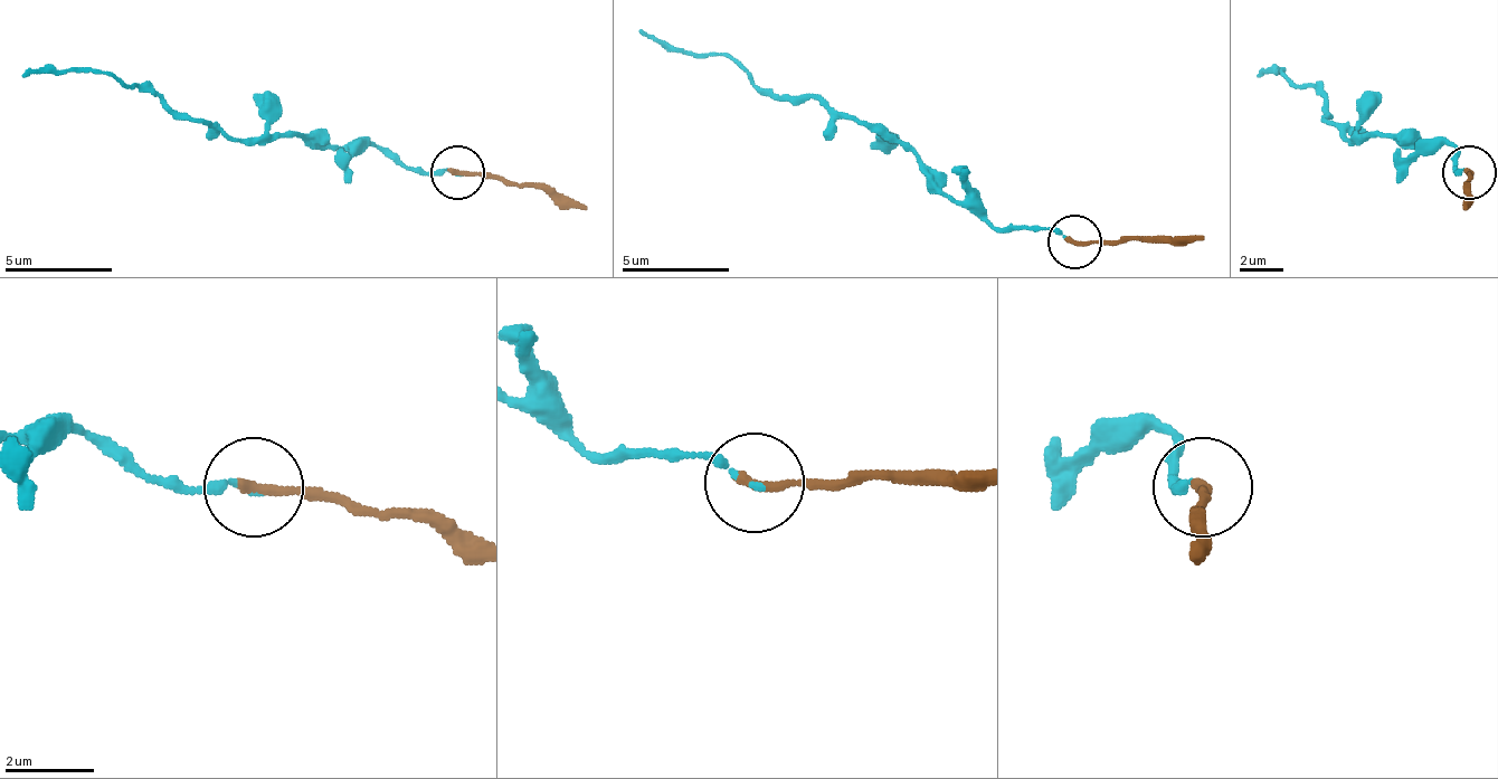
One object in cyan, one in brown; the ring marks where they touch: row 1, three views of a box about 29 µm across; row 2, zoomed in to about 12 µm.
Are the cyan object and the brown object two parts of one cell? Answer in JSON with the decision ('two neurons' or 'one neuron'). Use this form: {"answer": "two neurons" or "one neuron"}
{"answer": "one neuron"}

